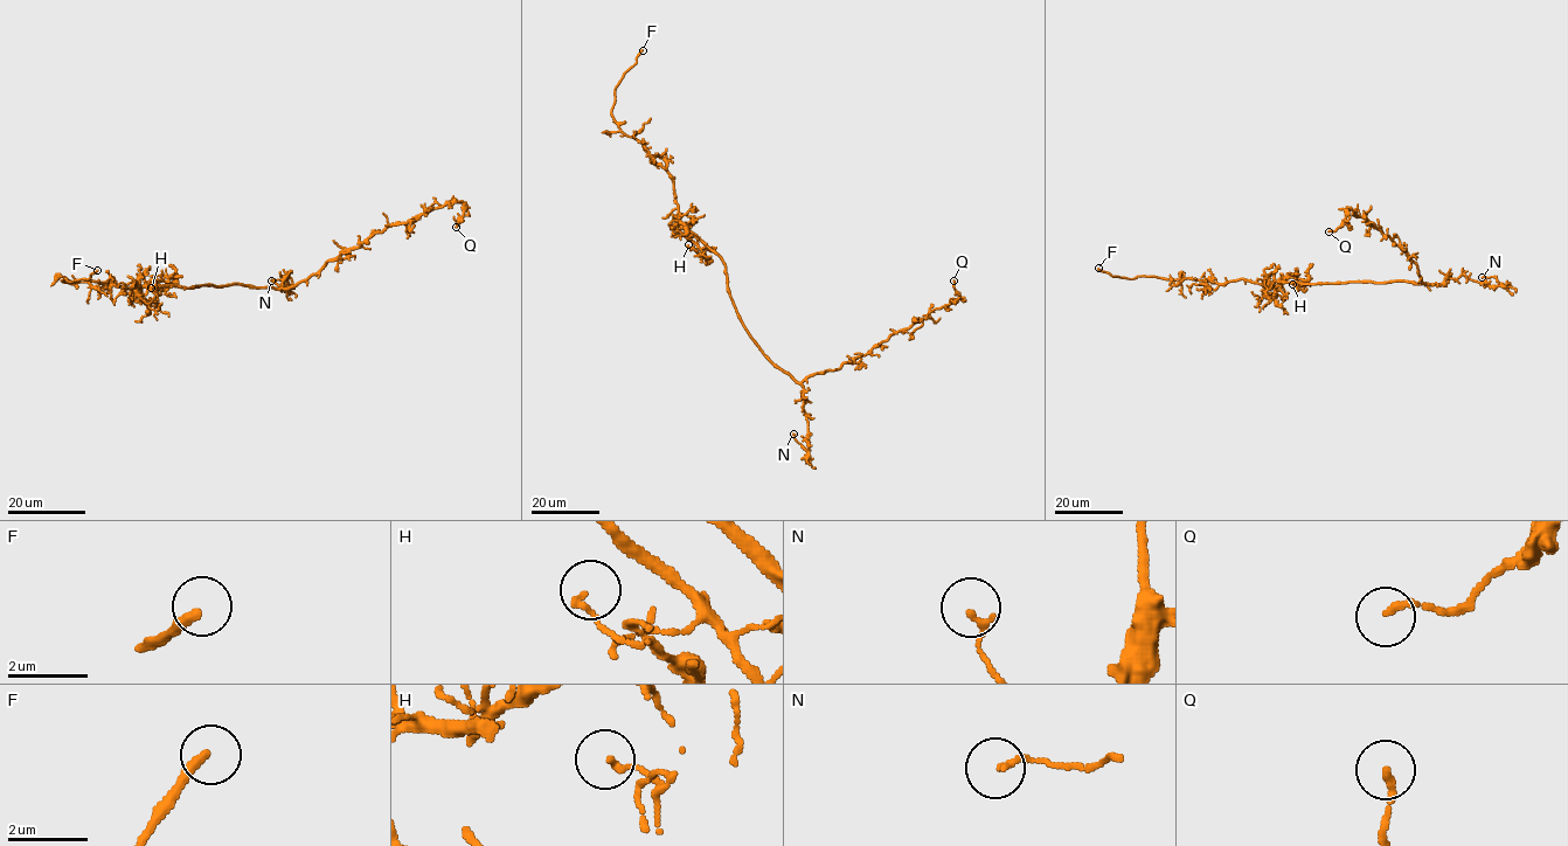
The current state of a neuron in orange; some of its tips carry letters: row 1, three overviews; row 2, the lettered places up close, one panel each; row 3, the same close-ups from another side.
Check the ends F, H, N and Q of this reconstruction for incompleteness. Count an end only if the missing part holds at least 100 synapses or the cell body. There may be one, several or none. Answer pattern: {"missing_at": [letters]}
{"missing_at": ["F"]}

